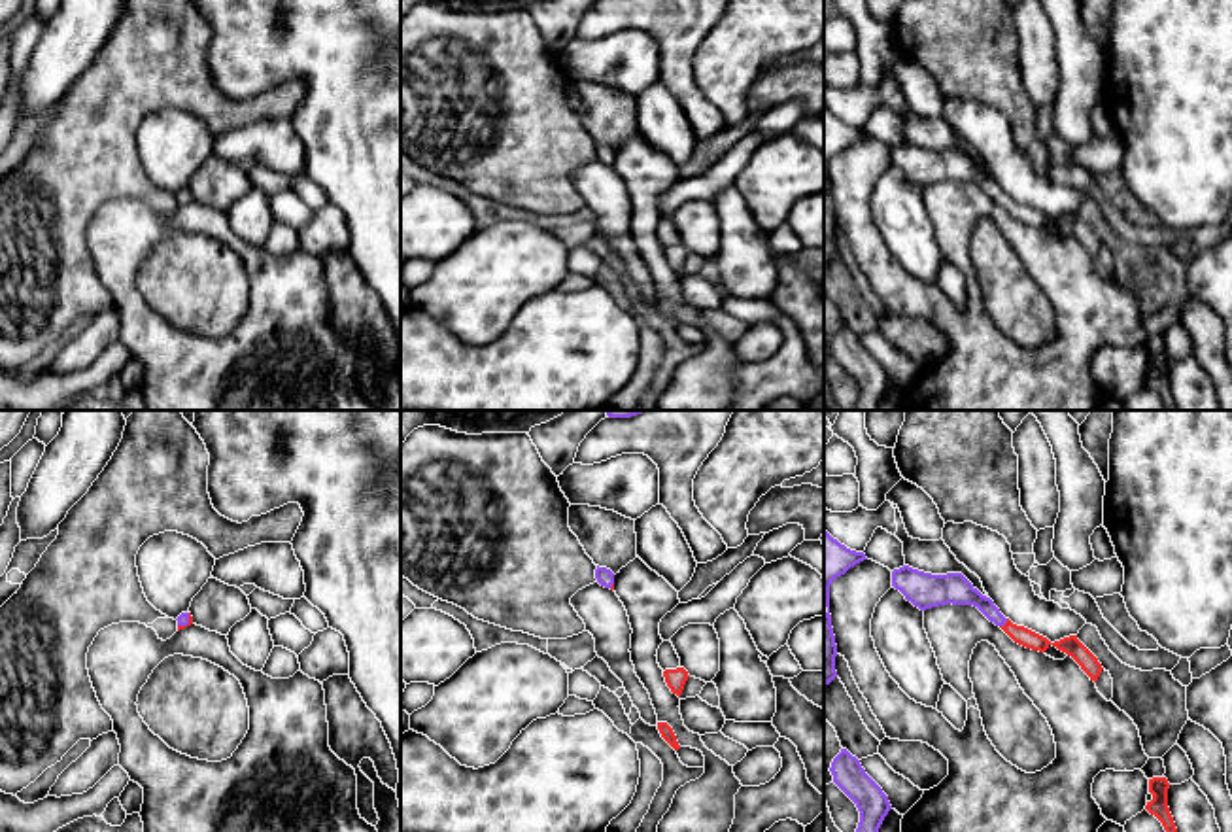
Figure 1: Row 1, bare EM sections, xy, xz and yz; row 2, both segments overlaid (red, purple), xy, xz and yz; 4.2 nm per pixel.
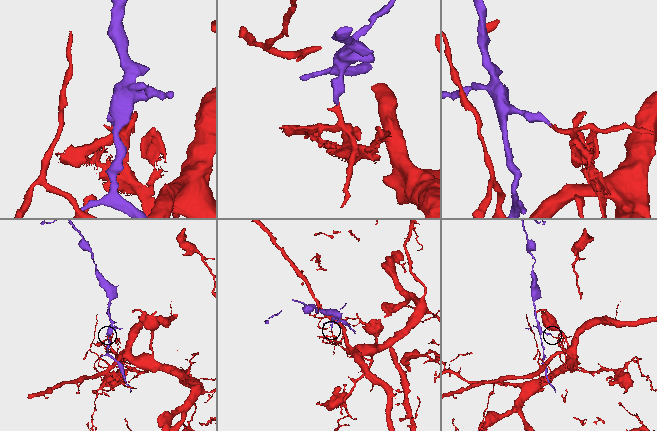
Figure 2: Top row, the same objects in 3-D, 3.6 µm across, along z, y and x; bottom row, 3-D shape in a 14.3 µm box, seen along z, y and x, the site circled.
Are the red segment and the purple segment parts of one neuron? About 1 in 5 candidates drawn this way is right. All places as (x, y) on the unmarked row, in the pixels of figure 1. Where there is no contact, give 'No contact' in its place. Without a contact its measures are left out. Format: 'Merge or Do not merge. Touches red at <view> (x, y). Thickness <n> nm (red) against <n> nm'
Do not merge. Touches red at yz (1006, 199). Thickness 80 nm (red) against 120 nm

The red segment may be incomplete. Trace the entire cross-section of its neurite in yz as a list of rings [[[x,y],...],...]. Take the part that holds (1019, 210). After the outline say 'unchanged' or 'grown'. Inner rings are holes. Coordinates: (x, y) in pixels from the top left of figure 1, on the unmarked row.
[[[1009,195],[1003,202],[1000,202],[1015,219],[1045,229],[1051,221],[1056,223],[1058,227],[1066,229],[1071,233],[1081,246],[1090,253],[1090,257],[1098,257],[1102,250],[1102,240],[1098,234],[1077,216],[1077,212],[1064,214],[1060,217],[1051,219],[1047,214],[1024,204],[1013,200]]] | unchanged

